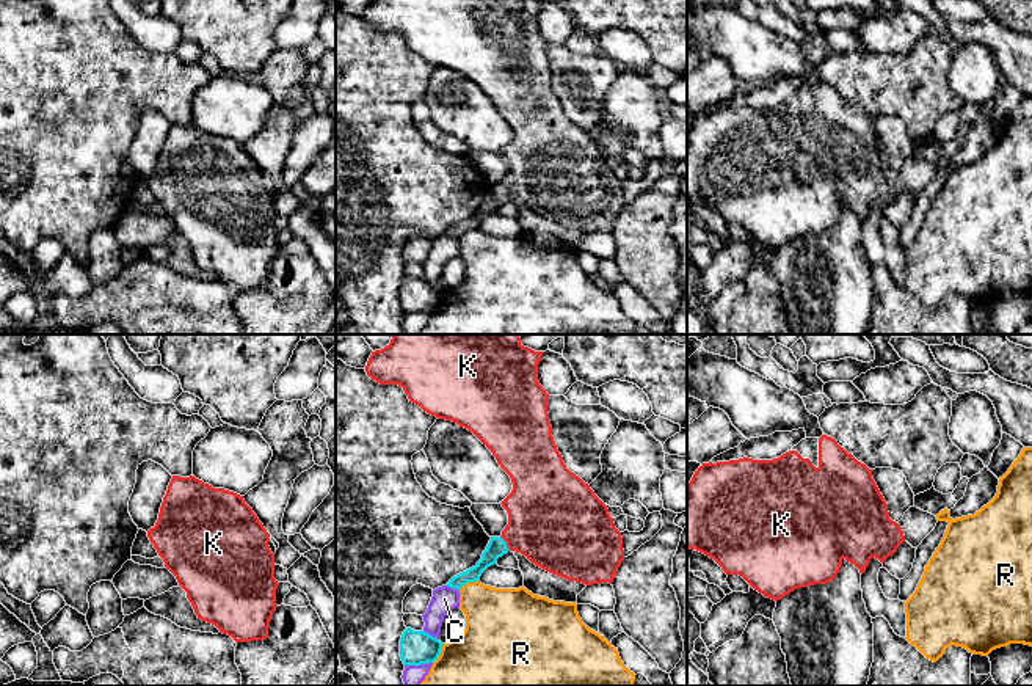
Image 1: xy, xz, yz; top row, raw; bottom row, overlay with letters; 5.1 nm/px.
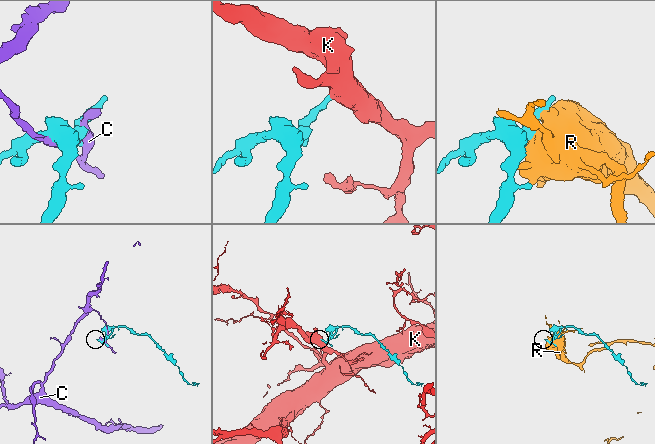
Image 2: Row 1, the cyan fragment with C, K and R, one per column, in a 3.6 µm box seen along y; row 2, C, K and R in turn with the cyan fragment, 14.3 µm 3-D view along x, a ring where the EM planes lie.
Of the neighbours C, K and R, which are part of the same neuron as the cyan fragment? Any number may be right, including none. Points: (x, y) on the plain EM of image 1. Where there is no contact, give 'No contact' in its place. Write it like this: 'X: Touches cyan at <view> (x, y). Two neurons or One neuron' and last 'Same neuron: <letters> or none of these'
C: Touches cyan at xz (432, 284). Two neurons
K: Touches cyan at xz (505, 192). One neuron
R: Touches cyan at xz (468, 229). Two neurons
Same neuron: K

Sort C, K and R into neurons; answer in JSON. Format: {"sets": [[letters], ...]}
{"sets": [["C"], ["K"], ["R"]]}

